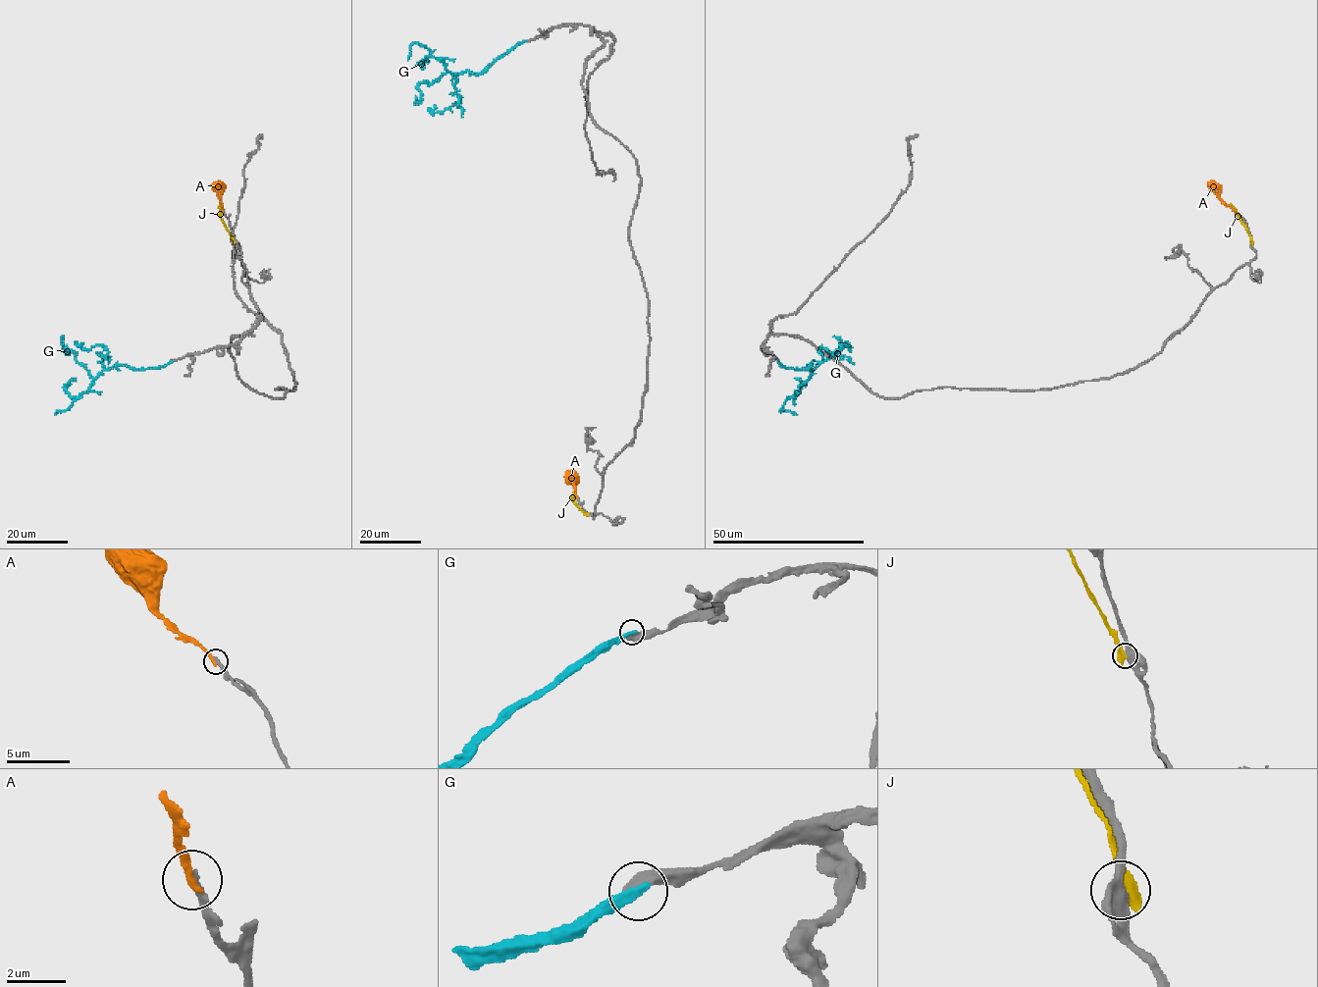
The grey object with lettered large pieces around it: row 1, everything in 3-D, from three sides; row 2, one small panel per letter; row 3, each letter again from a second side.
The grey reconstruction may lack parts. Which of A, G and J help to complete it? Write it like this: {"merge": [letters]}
{"merge": ["G"]}

